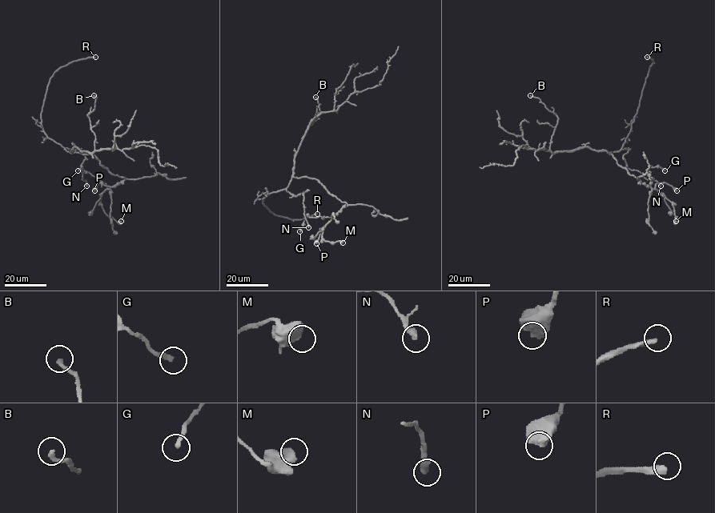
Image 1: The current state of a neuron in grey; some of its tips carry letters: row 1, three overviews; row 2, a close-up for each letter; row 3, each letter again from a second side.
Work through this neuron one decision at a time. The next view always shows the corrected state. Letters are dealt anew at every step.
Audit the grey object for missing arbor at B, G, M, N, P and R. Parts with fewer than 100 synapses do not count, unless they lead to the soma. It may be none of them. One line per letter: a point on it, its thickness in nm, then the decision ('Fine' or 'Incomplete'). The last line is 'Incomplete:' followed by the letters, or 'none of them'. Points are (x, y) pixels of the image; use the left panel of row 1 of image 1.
B: Place: (94, 95). Thickness 200 nm. Fine
G: Place: (78, 170). Thickness 240 nm. Fine
M: Place: (121, 221). Thickness 650 nm. Fine
N: Place: (86, 186). Thickness 360 nm. Fine
P: Place: (94, 190). Thickness 700 nm. Fine
R: Place: (95, 57). Thickness 280 nm. Incomplete
Incomplete: R

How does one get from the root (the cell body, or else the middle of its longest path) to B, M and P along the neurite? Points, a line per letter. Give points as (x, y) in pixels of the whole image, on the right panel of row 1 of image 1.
B: (588, 147), (552, 152), (550, 142), (558, 117), (540, 98), (530, 95)
M: (588, 147), (611, 152), (616, 162), (631, 175), (662, 194), (672, 204), (675, 215), (673, 222), (676, 221)
P: (588, 147), (611, 152), (619, 165), (650, 187), (654, 189), (656, 183), (666, 183), (676, 190)

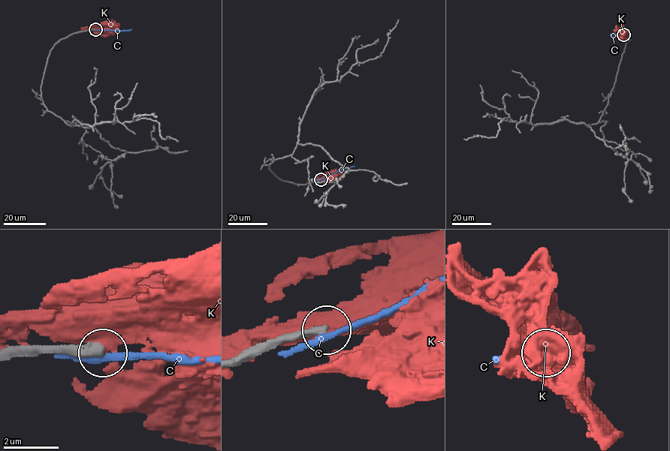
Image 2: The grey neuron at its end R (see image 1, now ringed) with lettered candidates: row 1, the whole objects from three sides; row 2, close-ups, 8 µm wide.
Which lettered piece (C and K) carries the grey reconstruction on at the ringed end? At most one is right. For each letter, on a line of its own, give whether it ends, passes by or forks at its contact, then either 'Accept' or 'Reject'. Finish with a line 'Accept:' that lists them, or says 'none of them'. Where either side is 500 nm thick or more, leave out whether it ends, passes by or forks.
C: It passes by. Reject
K: Reject
Accept: none of them

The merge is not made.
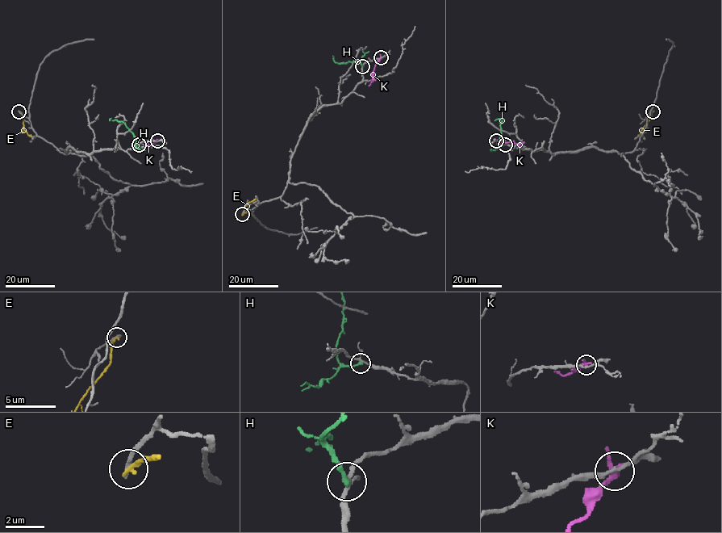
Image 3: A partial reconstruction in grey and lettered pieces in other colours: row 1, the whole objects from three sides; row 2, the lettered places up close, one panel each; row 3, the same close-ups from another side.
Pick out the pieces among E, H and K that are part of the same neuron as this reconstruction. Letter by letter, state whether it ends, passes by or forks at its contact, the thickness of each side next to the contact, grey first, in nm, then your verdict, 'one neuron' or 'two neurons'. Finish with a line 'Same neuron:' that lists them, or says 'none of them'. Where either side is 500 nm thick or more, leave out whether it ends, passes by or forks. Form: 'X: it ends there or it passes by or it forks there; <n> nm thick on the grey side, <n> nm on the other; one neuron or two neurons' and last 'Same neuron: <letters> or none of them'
E: it ends there; 240 nm thick on the grey side, 280 nm on the other; two neurons
H: it ends there; 180 nm thick on the grey side, 280 nm on the other; two neurons
K: it passes by; 200 nm thick on the grey side, 280 nm on the other; two neurons
Same neuron: none of them

